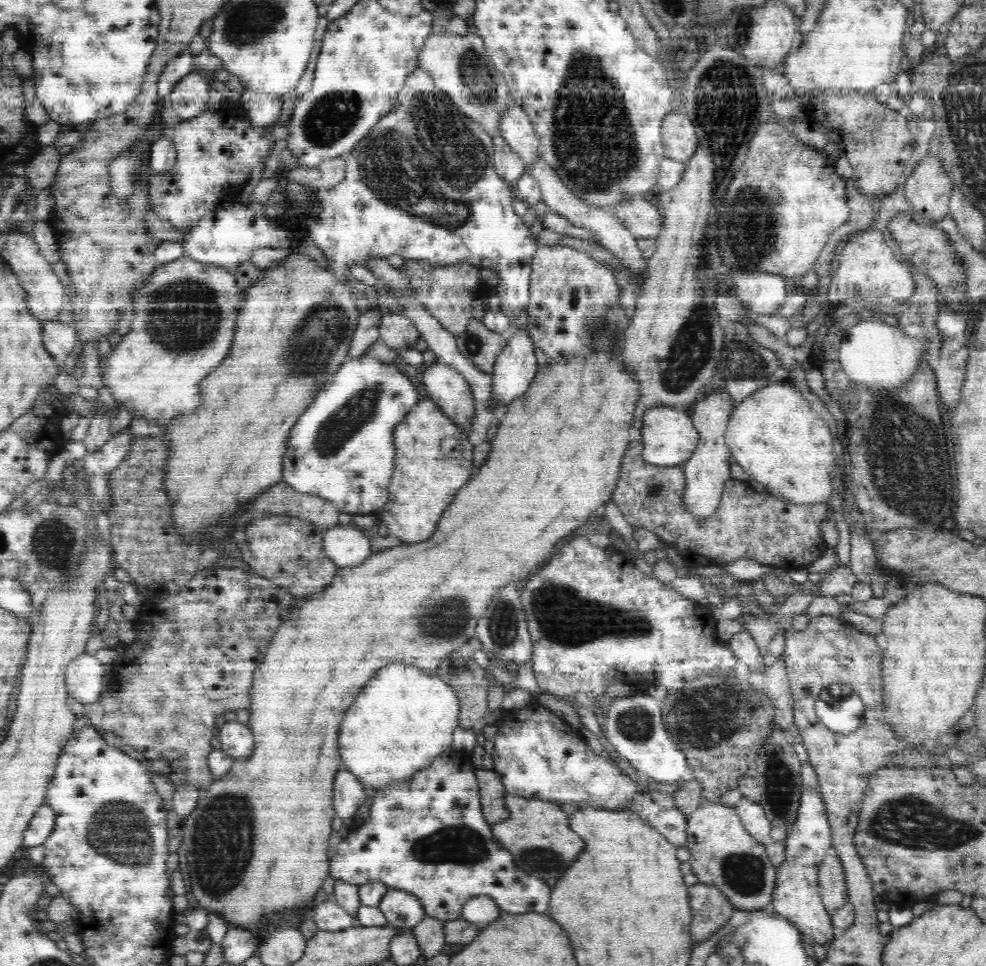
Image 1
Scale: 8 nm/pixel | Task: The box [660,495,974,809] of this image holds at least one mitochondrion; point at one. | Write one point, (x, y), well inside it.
(712, 712)

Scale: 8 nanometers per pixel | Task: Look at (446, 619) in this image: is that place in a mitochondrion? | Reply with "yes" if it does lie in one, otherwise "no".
yes

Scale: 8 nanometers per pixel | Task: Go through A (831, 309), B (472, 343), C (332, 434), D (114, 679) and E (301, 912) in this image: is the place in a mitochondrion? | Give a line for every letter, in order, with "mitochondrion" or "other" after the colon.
A: other
B: mitochondrion
C: mitochondrion
D: other
E: other

